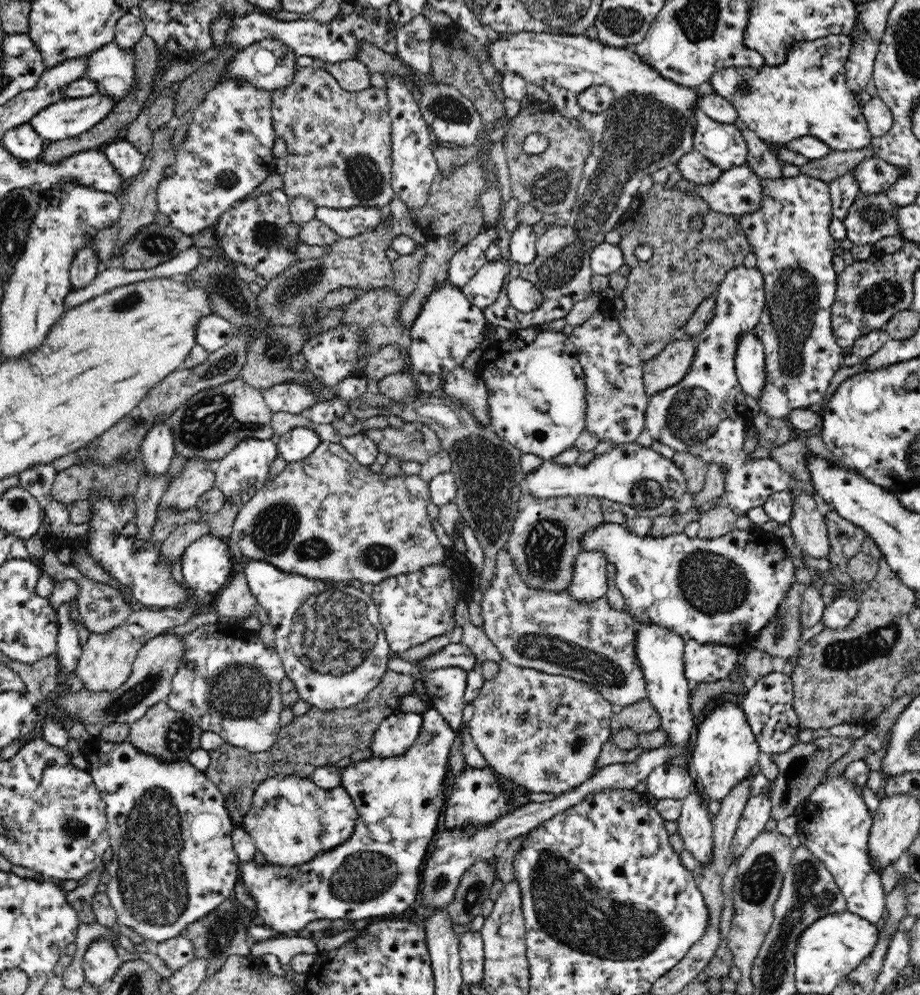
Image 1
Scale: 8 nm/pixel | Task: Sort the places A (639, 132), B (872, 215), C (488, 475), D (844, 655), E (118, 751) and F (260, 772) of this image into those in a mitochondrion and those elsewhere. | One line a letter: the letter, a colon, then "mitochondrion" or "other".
A: mitochondrion
B: mitochondrion
C: mitochondrion
D: mitochondrion
E: other
F: other

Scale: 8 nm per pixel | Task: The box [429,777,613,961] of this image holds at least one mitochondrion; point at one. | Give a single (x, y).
(474, 890)

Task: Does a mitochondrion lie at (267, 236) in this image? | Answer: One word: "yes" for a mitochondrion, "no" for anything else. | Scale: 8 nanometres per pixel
yes

